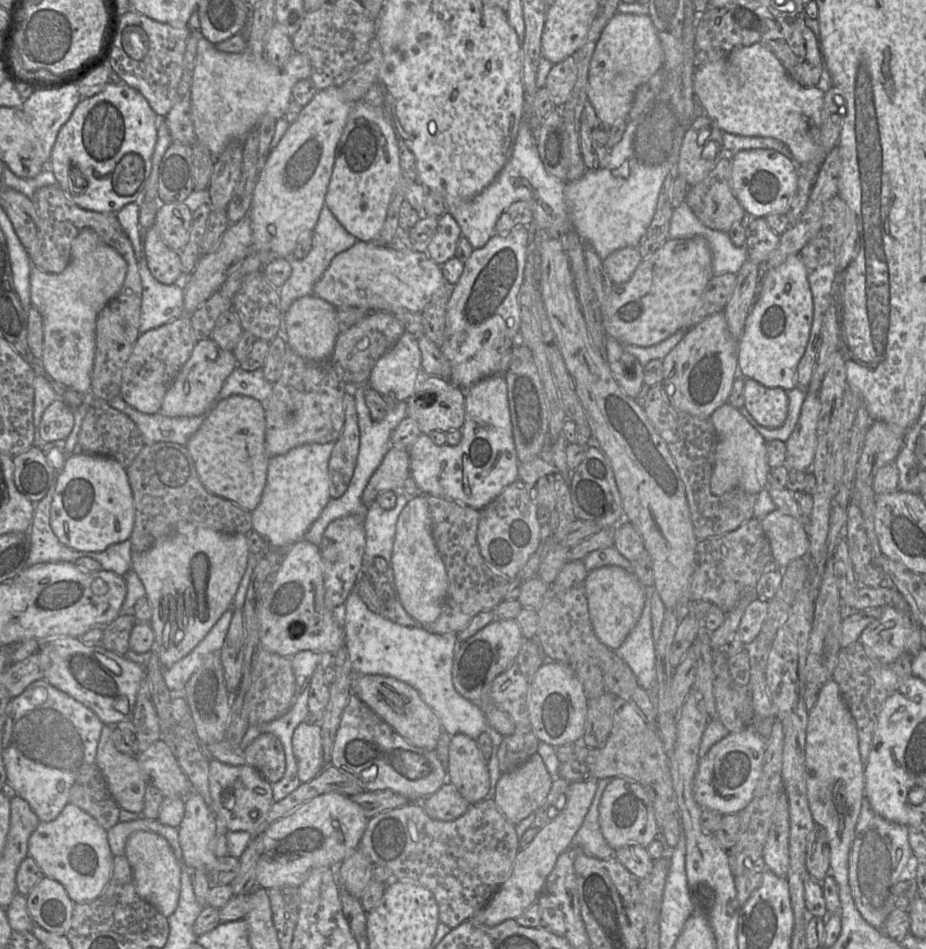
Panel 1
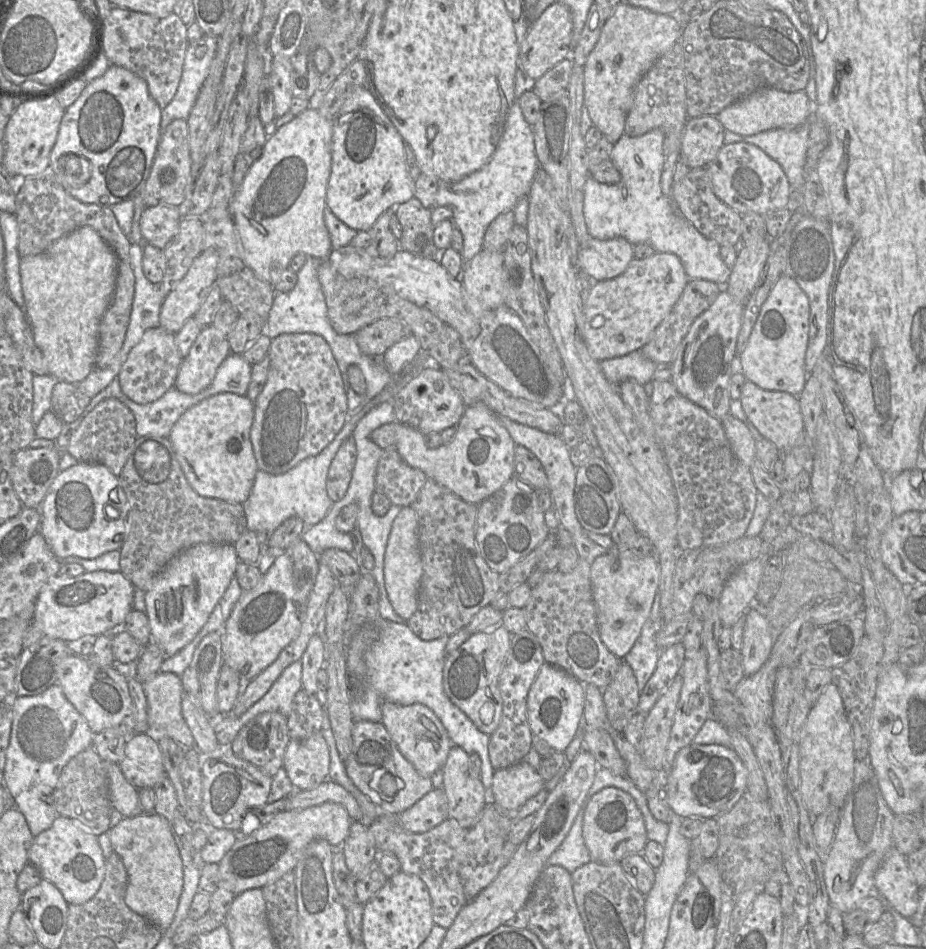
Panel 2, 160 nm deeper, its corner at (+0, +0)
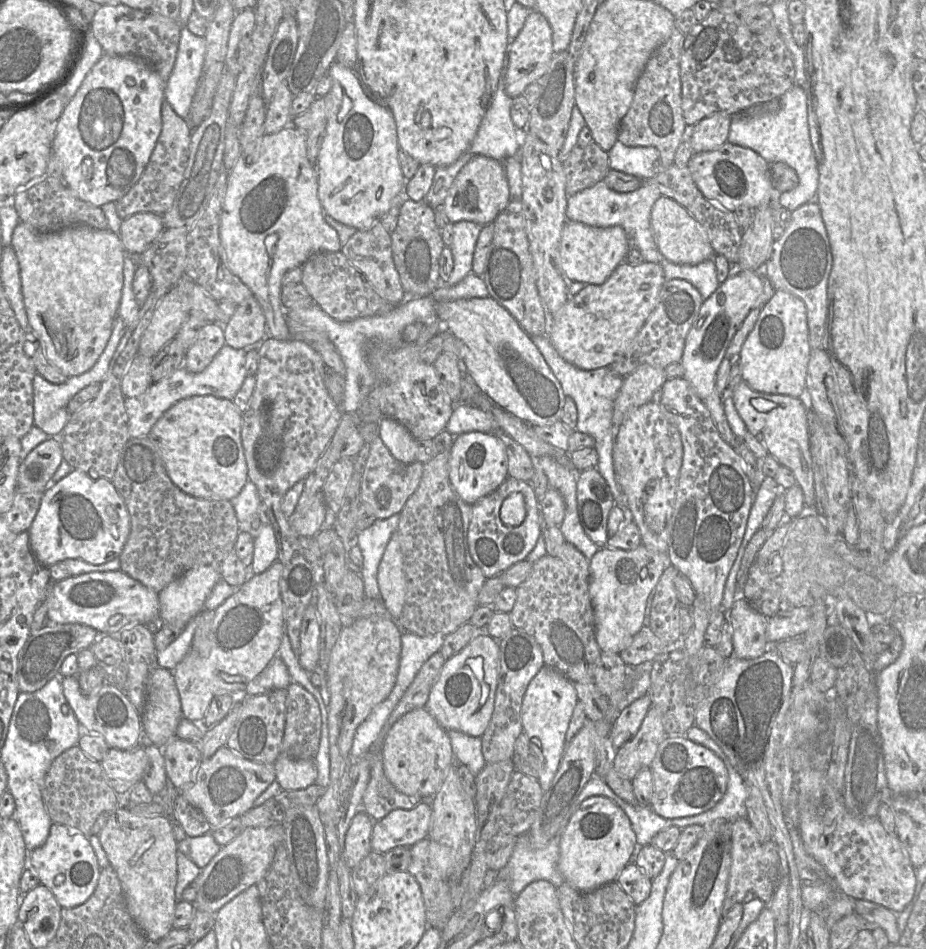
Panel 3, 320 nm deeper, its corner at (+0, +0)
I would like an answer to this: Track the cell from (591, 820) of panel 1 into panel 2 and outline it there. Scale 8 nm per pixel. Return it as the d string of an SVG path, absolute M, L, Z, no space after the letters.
M593 796L589 798L586 806L578 812L567 836L548 858L547 866L558 865L572 874L577 868L591 861L589 851L583 838L582 828L584 813L592 797Z

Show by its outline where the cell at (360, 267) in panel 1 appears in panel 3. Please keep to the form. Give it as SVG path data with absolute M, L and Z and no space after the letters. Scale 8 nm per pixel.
M493 298L437 301L436 314L443 328L456 340L460 361L482 393L494 404L531 426L546 426L562 418L566 396L543 355L515 318Z

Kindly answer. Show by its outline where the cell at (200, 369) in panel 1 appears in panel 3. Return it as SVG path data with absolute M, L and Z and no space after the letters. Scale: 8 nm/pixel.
M216 322L206 324L186 351L184 367L192 373L201 373L225 345L224 328Z

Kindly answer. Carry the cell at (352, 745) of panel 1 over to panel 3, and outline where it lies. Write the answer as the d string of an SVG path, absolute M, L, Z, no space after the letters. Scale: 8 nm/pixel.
M367 752L364 756L370 762L370 781L362 804L371 819L381 820L395 809L411 810L422 802L422 797L407 796L388 781L384 774L381 752Z

